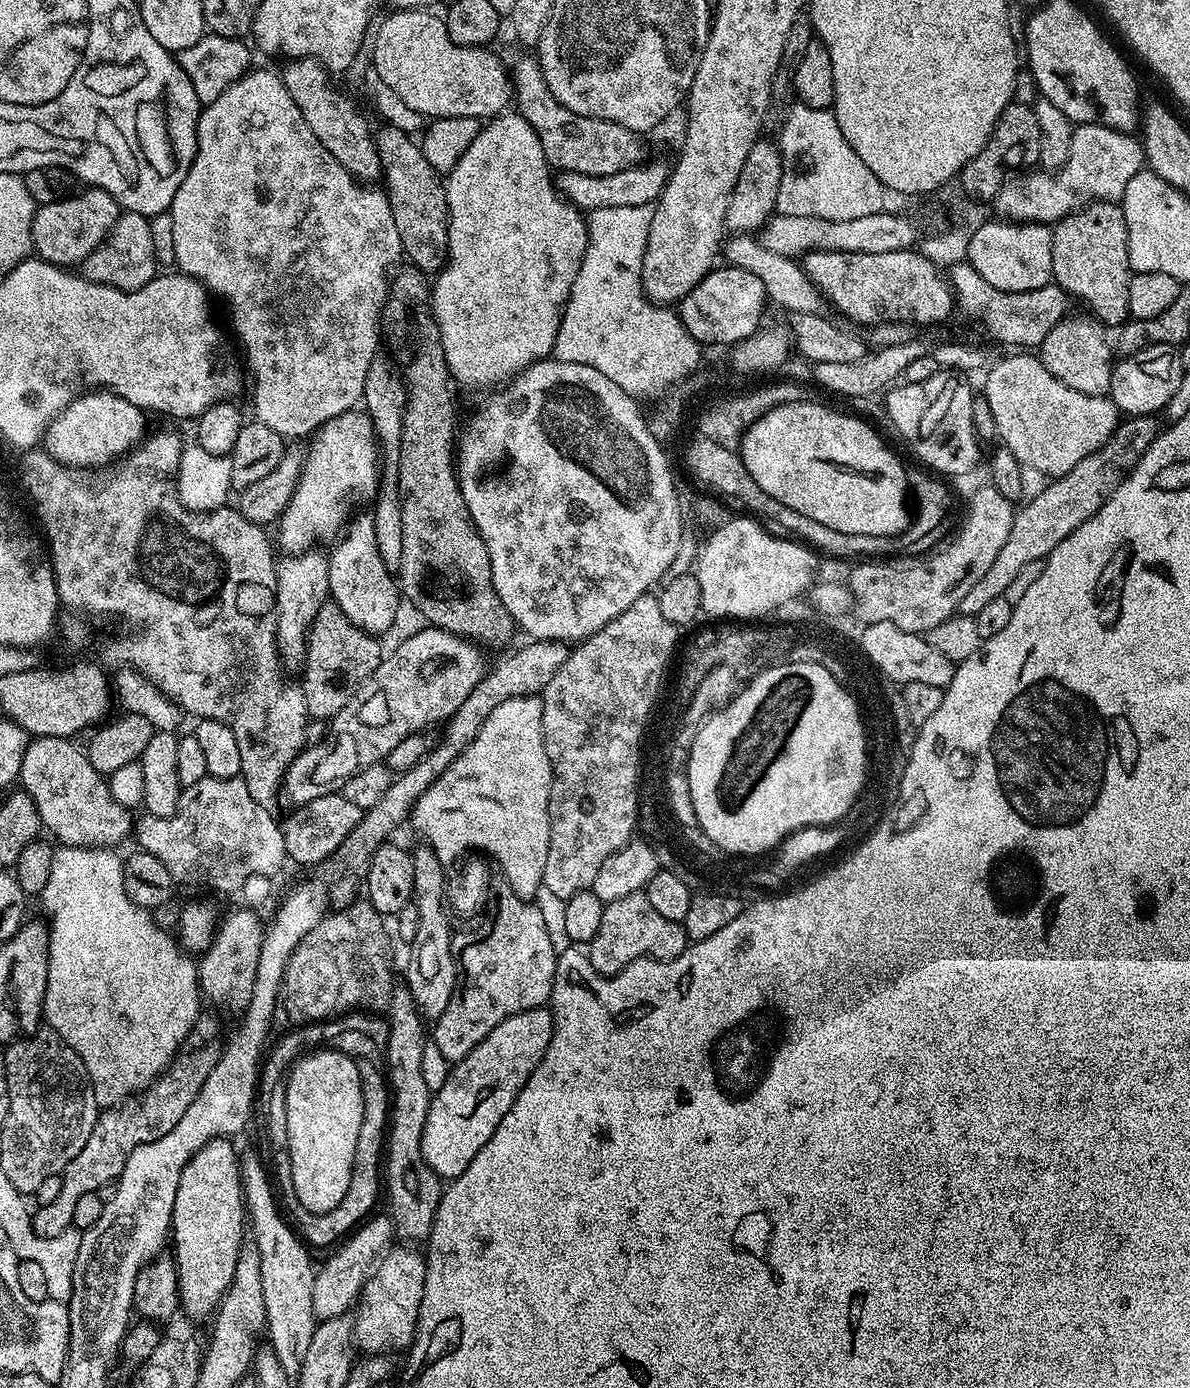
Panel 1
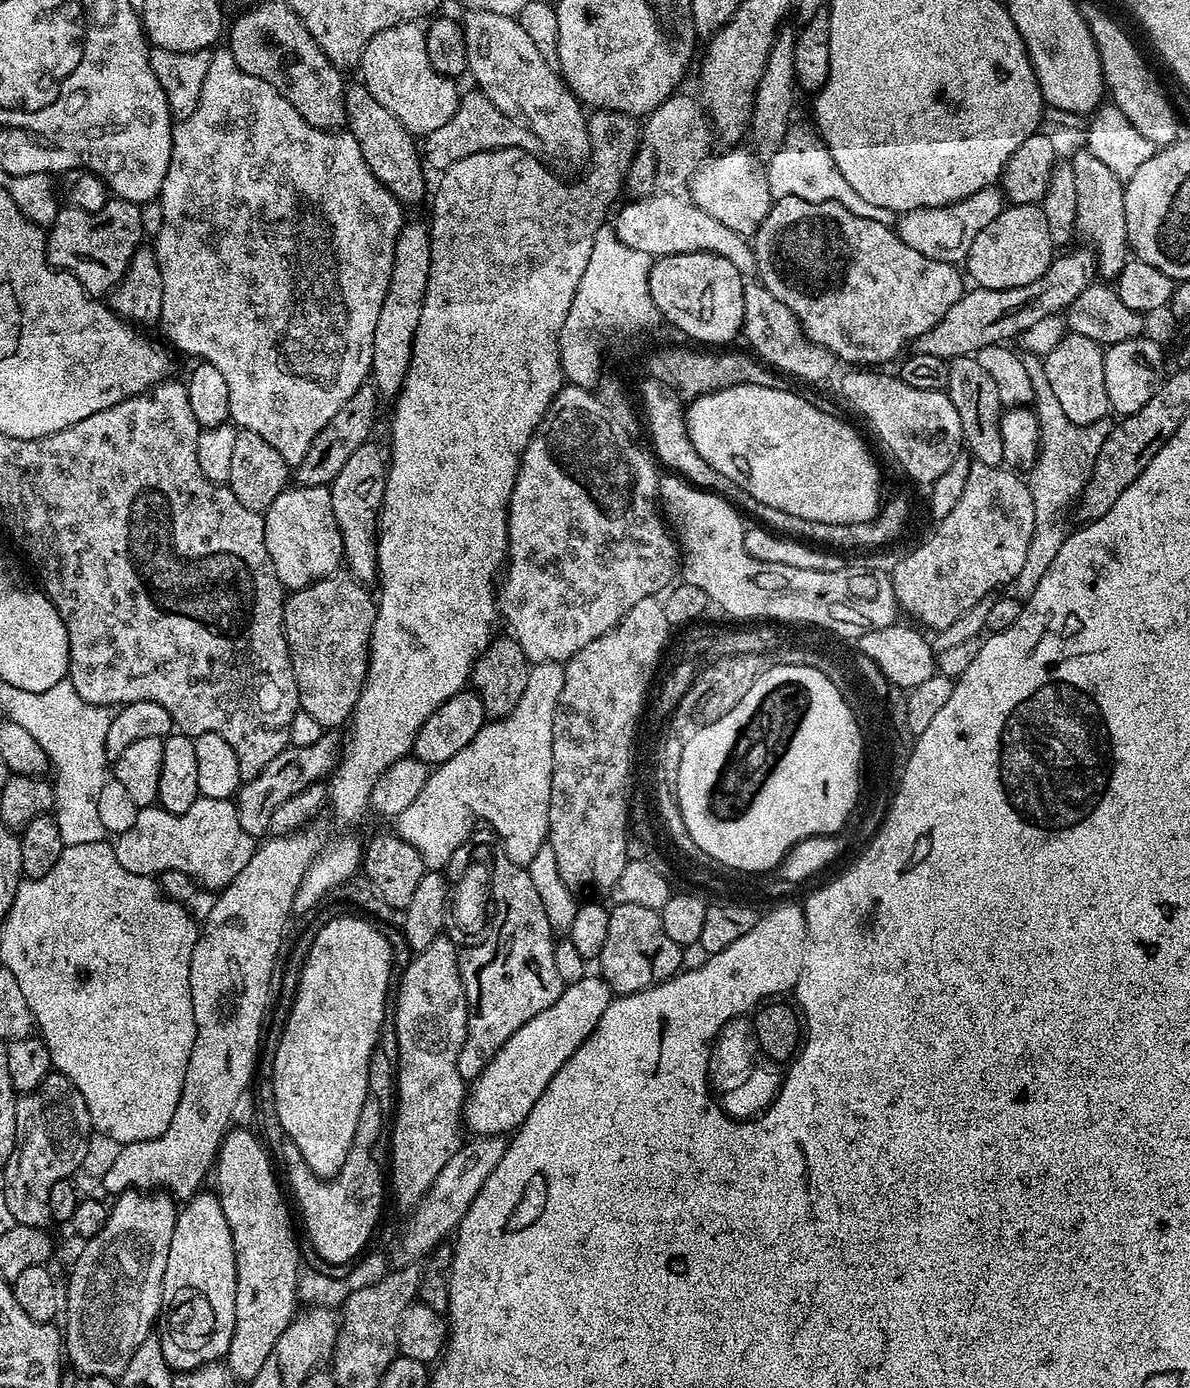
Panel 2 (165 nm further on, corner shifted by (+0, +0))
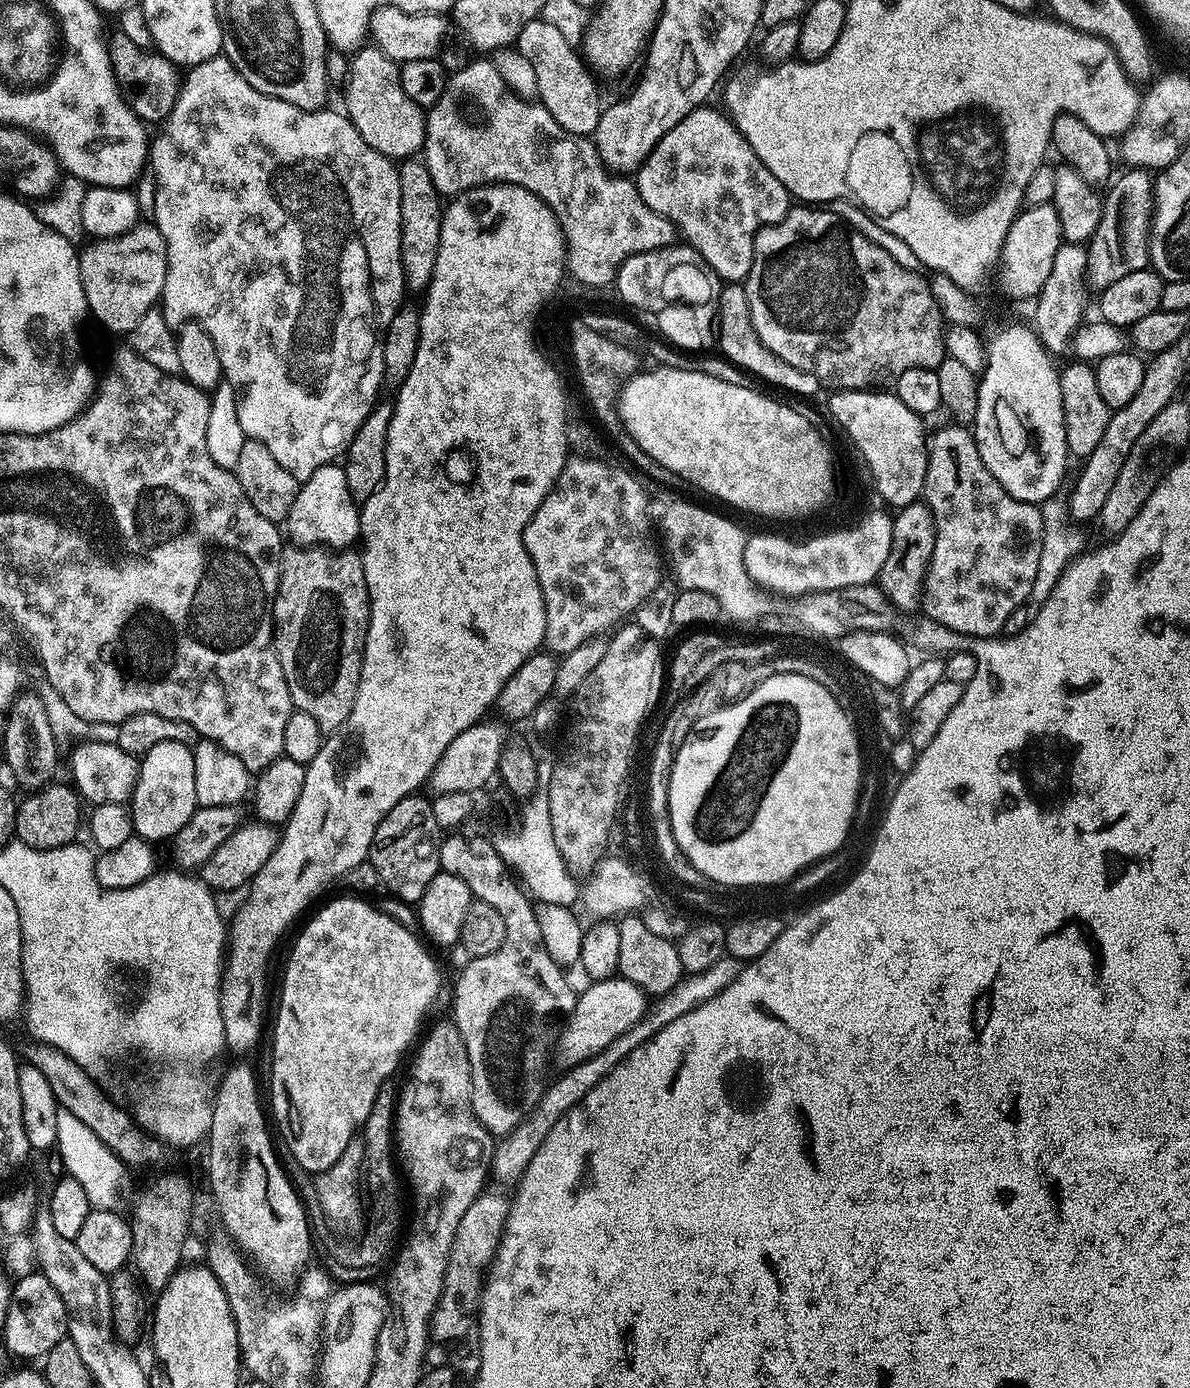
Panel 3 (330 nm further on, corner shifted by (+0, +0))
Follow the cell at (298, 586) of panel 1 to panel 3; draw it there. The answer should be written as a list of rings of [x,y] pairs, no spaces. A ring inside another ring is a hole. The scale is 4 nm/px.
[[[339,463],[318,466],[308,480],[303,481],[294,498],[294,506],[290,506],[290,514],[286,521],[286,532],[292,535],[291,543],[296,546],[323,546],[329,550],[348,550],[352,543],[360,540],[360,508],[358,501],[350,494],[346,486],[346,474]]]

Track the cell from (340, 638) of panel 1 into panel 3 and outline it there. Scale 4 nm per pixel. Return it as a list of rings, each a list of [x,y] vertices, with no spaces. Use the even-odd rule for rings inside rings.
[[[288,546],[280,554],[280,585],[276,588],[276,596],[284,596],[284,608],[277,607],[274,612],[274,620],[278,625],[278,632],[284,637],[279,637],[278,655],[282,674],[288,683],[288,689],[292,695],[292,706],[297,712],[310,714],[314,722],[318,722],[320,731],[325,734],[331,734],[342,727],[346,718],[350,718],[350,710],[354,710],[354,698],[358,694],[358,682],[360,681],[360,667],[364,661],[364,643],[368,633],[368,619],[370,610],[368,609],[368,587],[366,587],[366,578],[364,577],[364,561],[361,553],[356,550],[329,550],[323,546]]]

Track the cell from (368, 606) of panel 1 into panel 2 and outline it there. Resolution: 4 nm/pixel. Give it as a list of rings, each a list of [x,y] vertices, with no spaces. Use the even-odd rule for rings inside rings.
[[[375,442],[358,446],[342,470],[332,479],[330,491],[336,521],[344,542],[344,559],[351,575],[361,582],[375,581],[378,576],[376,548],[378,545],[378,521],[384,507],[384,491],[388,481],[390,464],[386,452]]]

